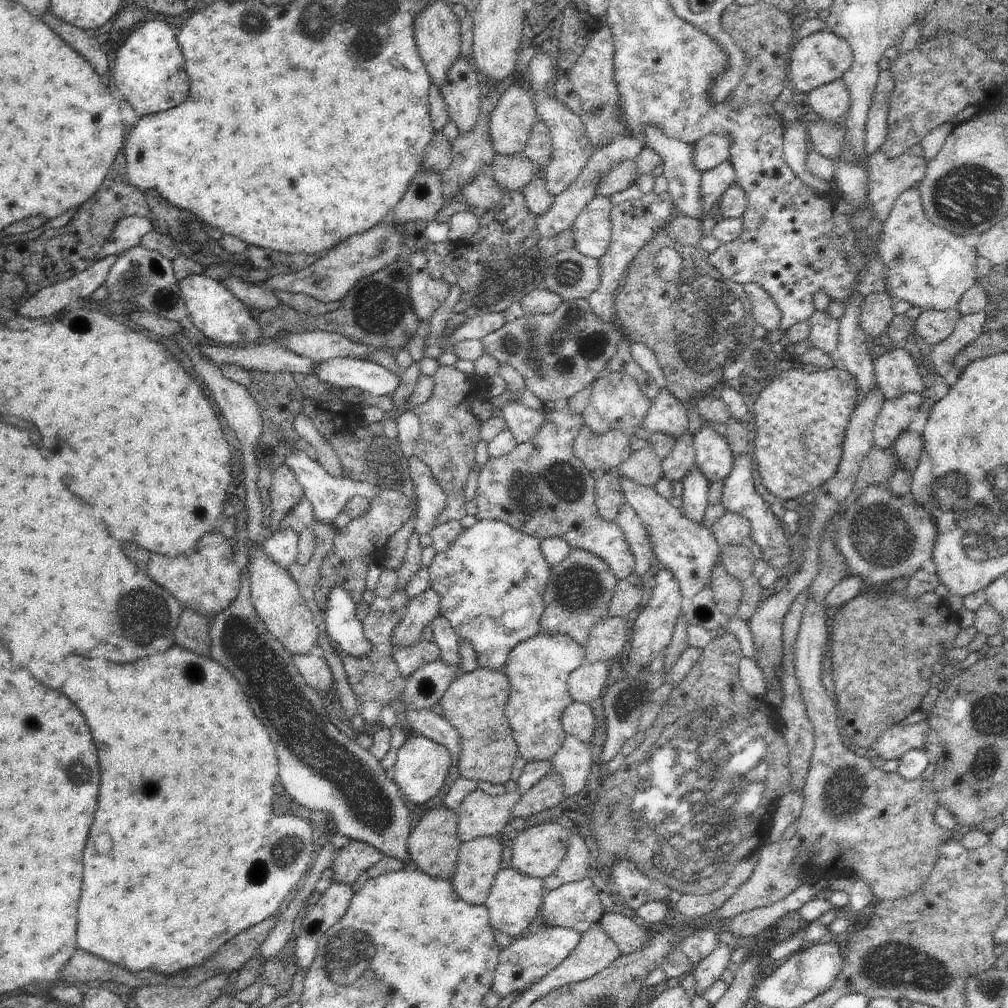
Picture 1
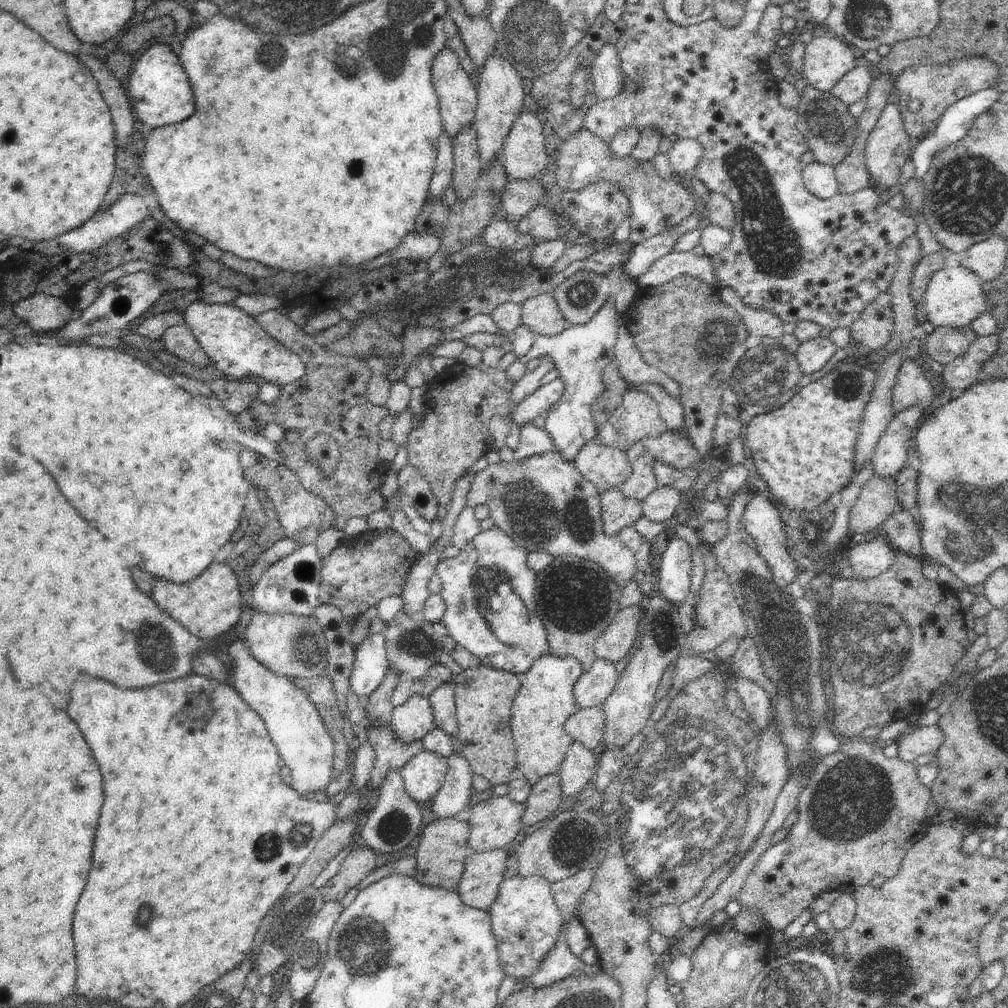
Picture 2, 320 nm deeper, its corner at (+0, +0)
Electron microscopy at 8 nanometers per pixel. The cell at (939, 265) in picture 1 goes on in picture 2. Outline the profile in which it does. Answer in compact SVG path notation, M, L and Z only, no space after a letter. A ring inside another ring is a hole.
M945 268L935 272L922 300L928 321L935 327L968 329L989 307L986 302L987 294L982 288L983 283L975 272L967 268Z

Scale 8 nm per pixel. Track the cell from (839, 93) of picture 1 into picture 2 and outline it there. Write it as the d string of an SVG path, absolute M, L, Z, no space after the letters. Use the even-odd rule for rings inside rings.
M856 65L834 85L830 93L845 105L851 105L866 100L873 80L870 68Z

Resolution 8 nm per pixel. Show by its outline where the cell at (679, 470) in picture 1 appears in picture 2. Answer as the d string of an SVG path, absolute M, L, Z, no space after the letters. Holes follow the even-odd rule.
M677 488L654 489L642 502L643 515L652 522L670 523L678 510L685 505L685 496Z

